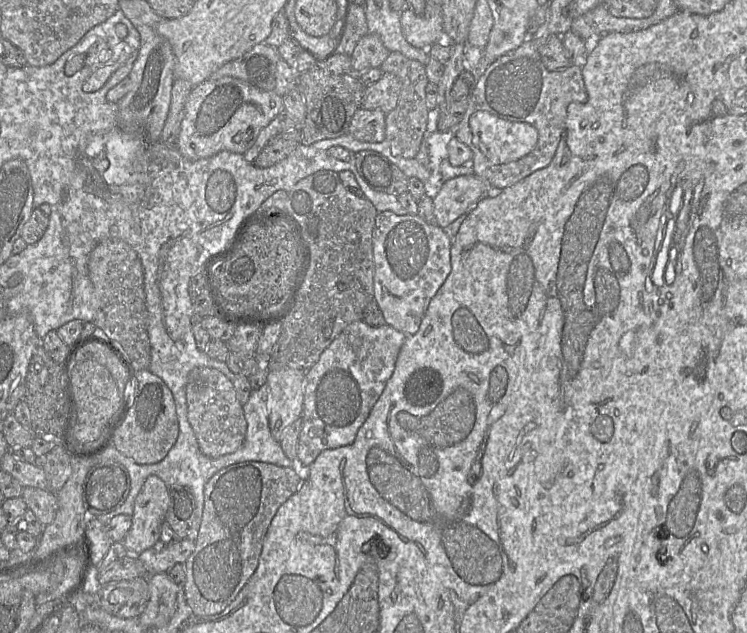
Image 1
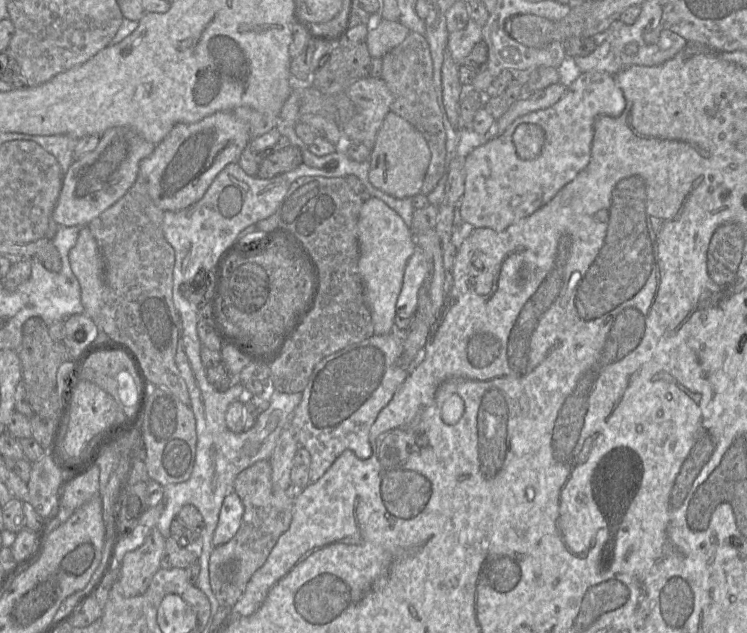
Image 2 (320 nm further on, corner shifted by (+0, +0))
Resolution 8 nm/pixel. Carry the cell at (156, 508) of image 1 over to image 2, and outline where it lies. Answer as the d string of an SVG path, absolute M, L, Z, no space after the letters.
M153 528L139 548L125 554L118 578L124 597L135 597L147 590L153 576L161 569L165 540L158 529Z

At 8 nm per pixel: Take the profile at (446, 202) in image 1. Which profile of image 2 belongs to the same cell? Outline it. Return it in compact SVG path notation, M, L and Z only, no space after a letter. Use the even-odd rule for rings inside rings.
M586 71L572 82L554 105L518 117L501 135L476 147L466 157L464 193L458 205L462 219L474 228L503 231L545 206L588 166L596 119L600 116L618 117L625 106L625 97L615 76ZM521 124L537 124L545 134L543 147L532 160L520 159L512 142L512 135Z

